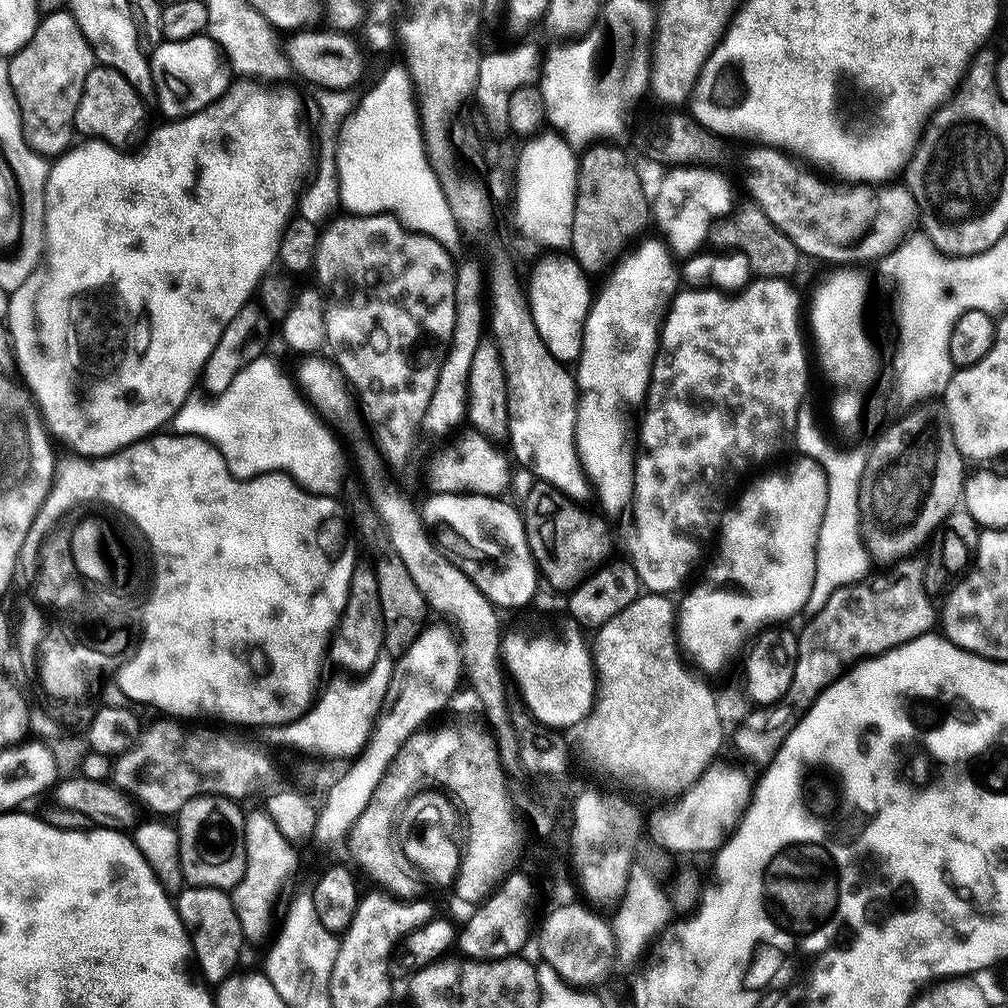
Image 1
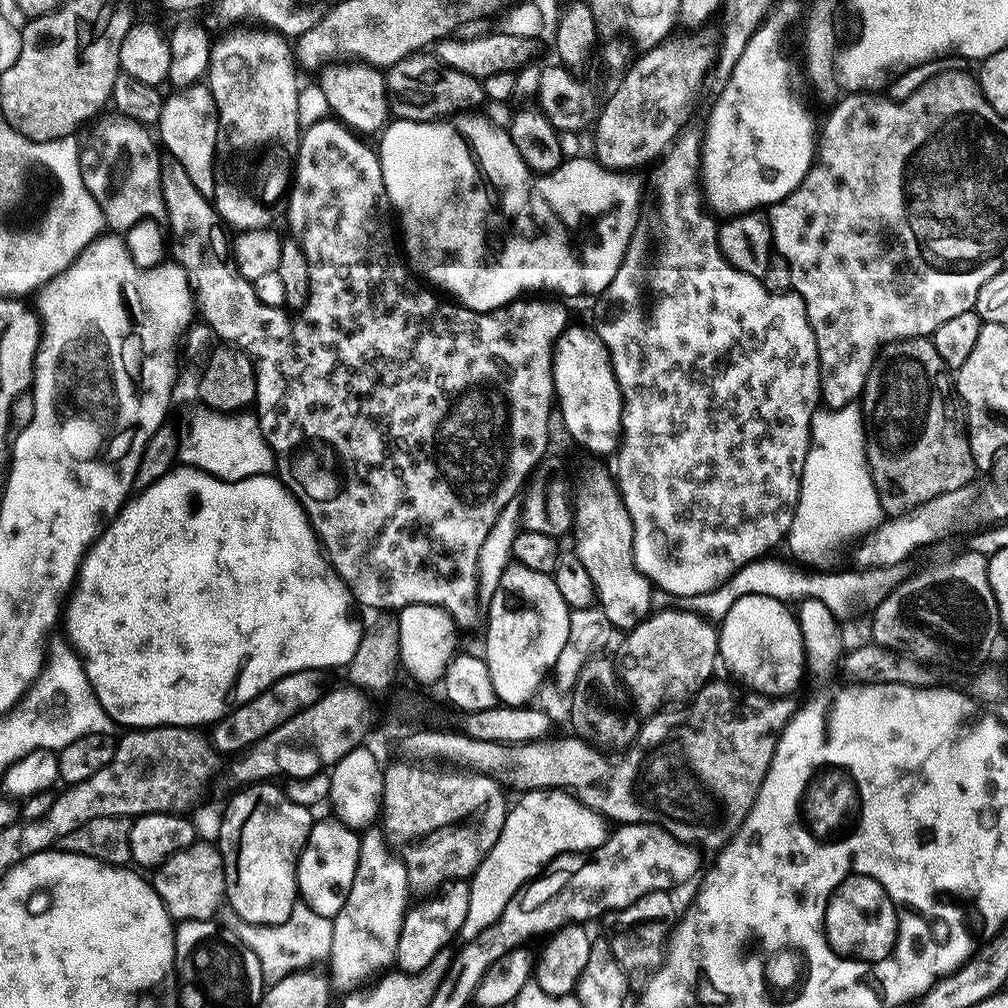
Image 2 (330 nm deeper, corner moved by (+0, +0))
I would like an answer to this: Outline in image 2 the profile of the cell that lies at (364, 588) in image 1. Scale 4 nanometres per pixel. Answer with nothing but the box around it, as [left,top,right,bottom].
[210,668,326,754]

